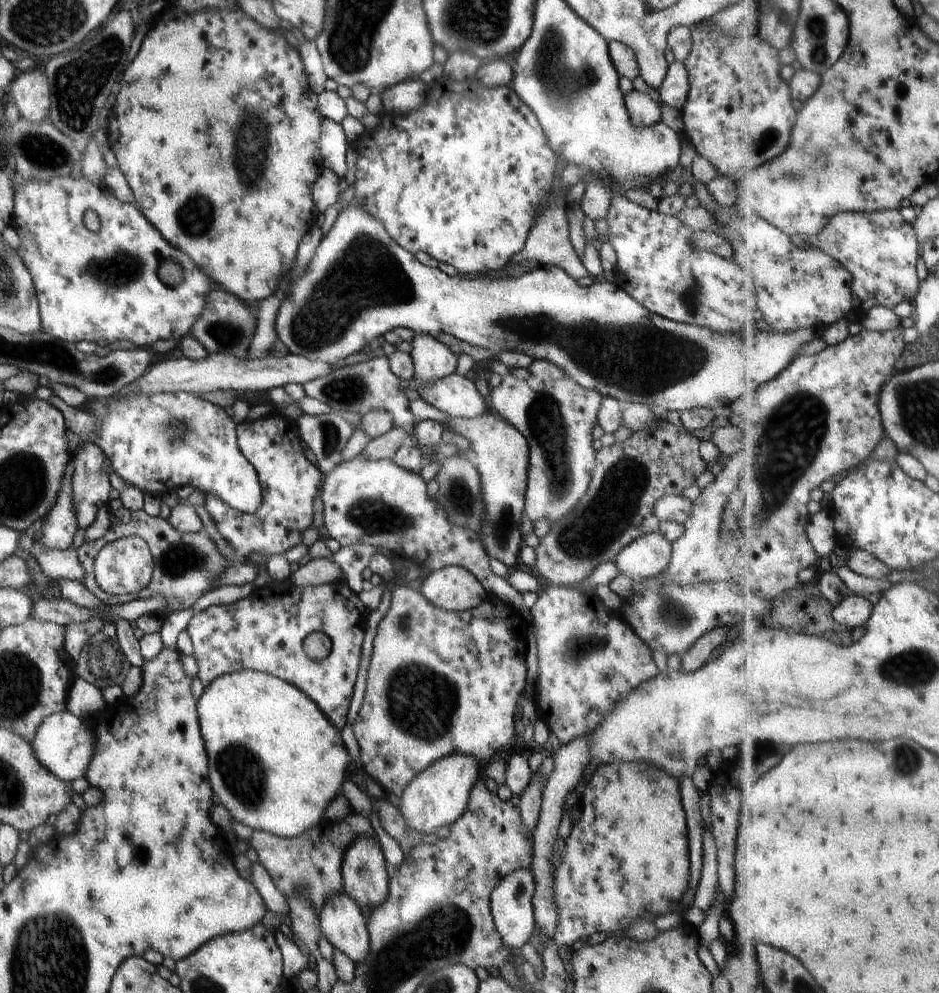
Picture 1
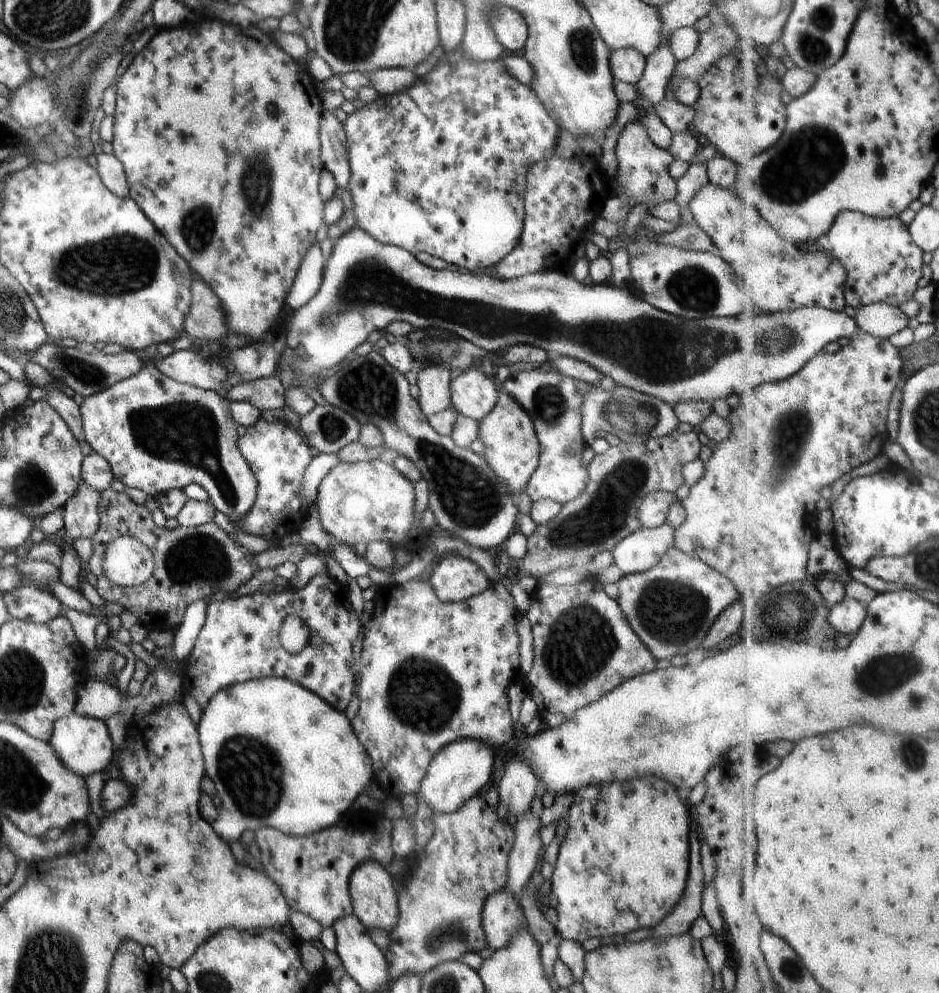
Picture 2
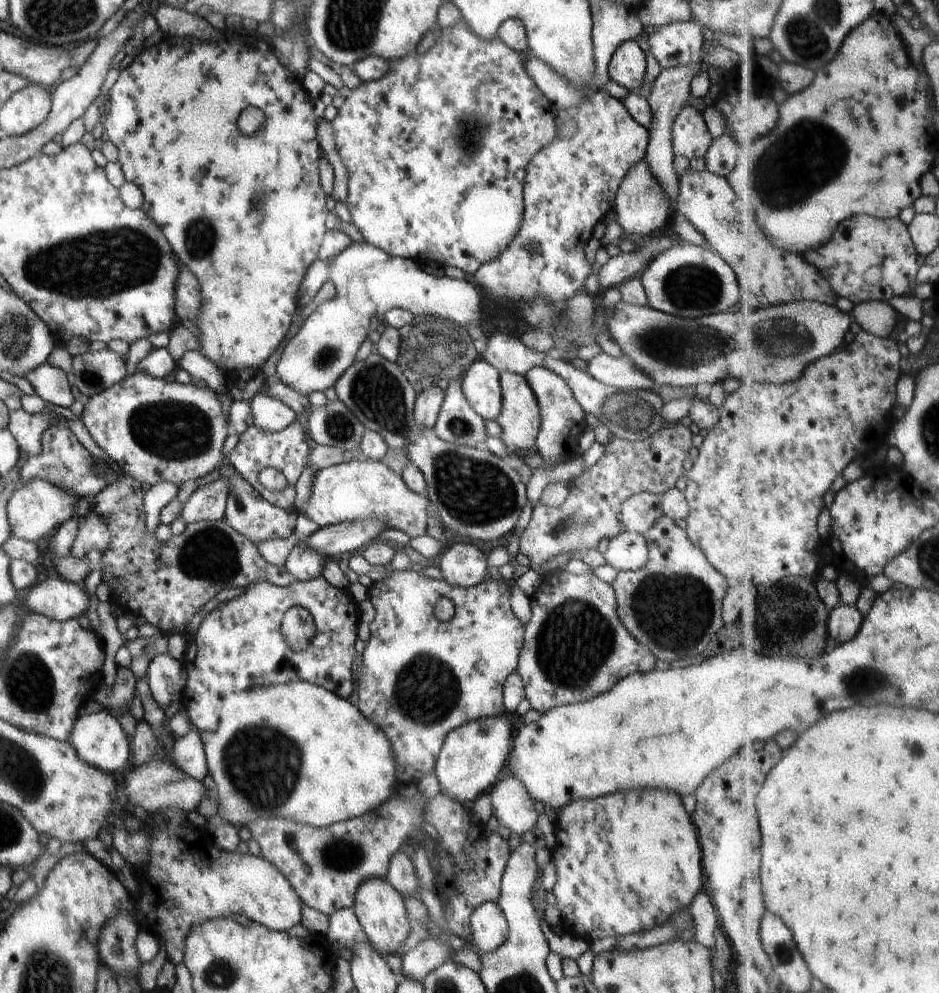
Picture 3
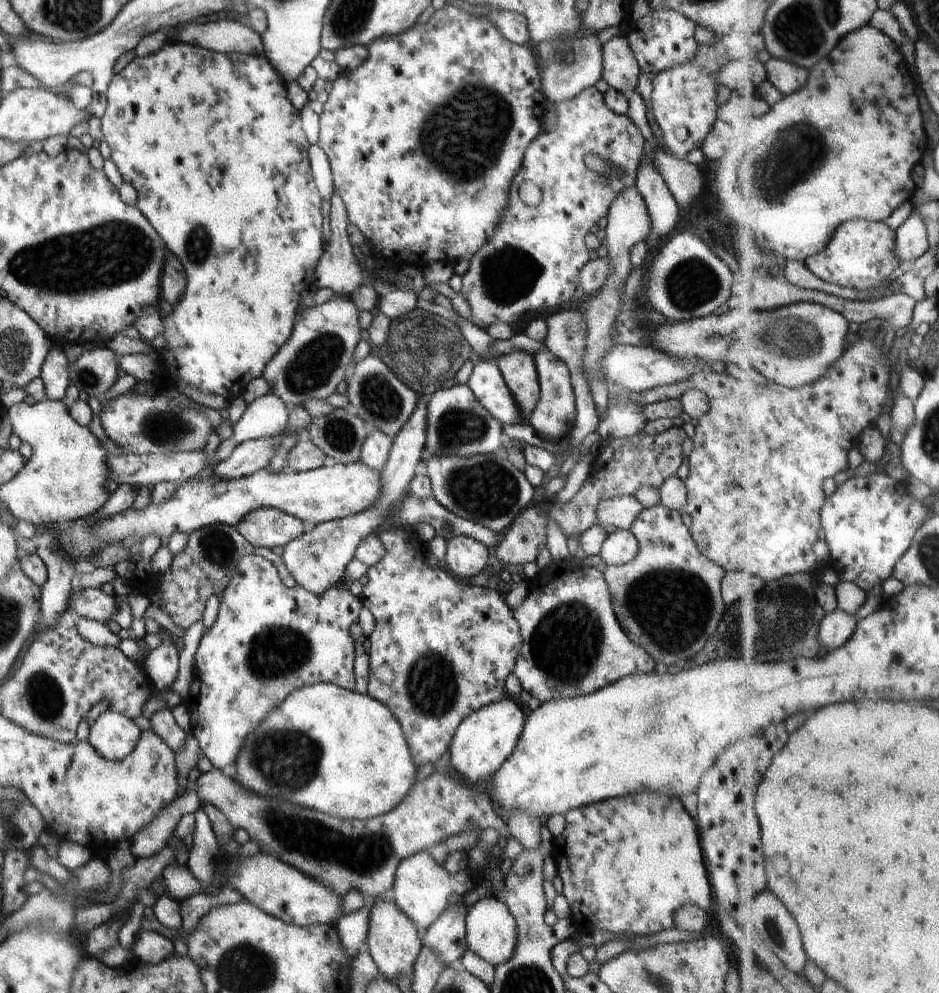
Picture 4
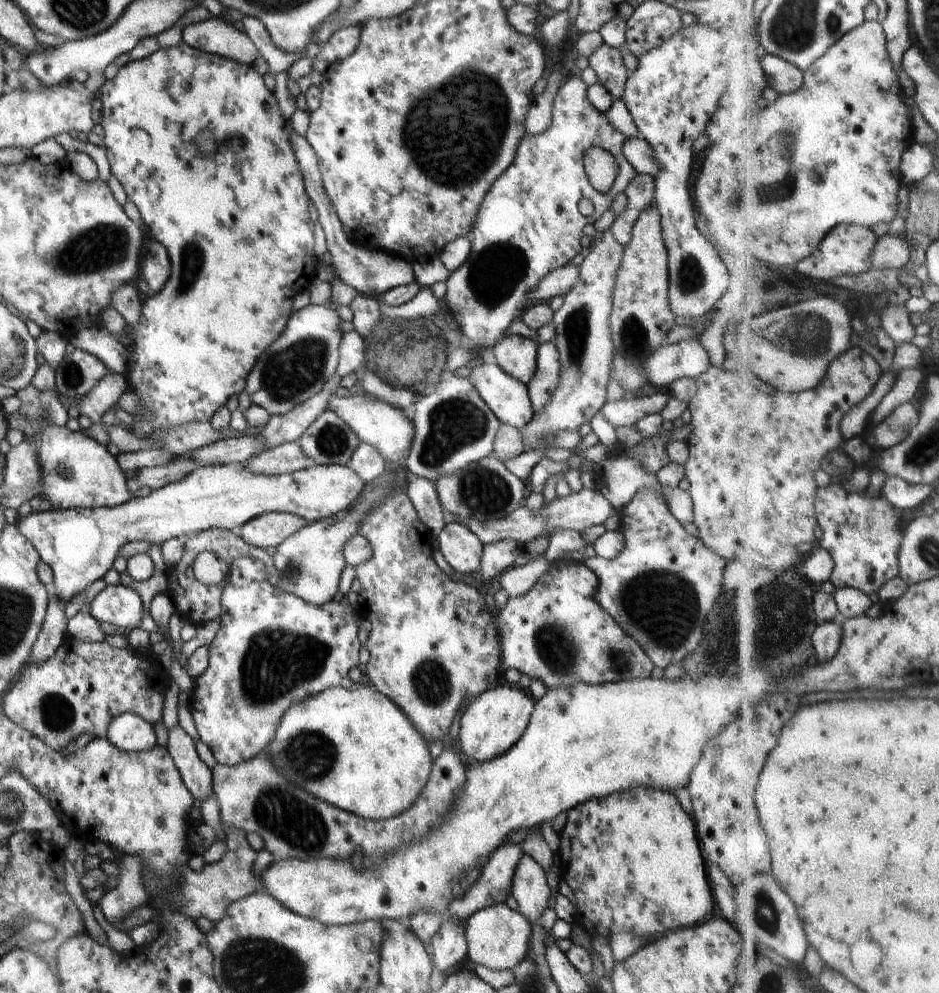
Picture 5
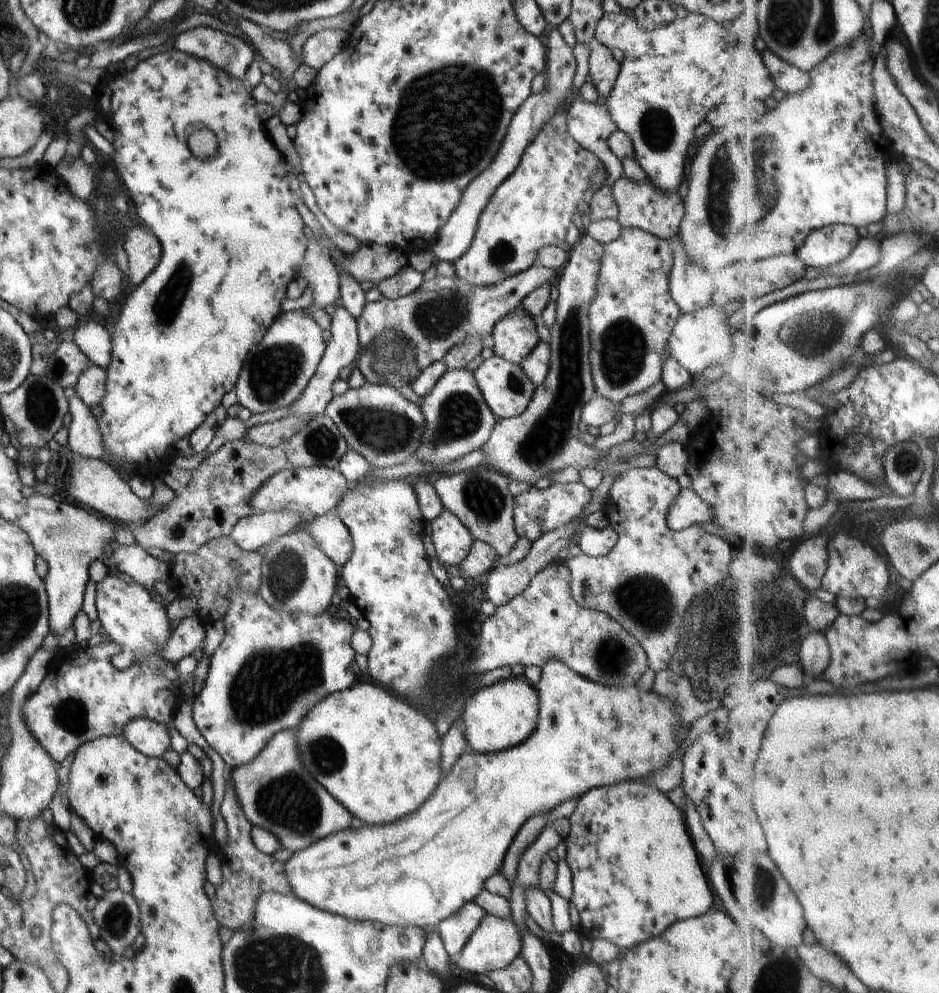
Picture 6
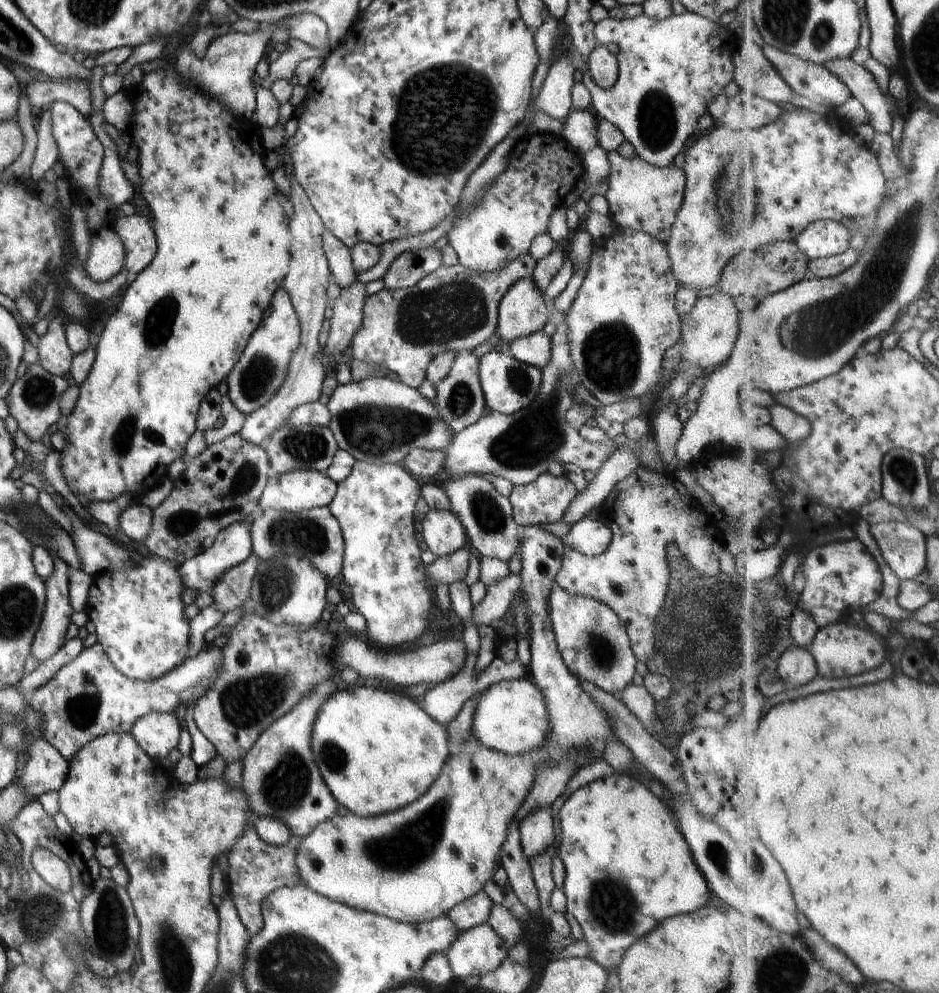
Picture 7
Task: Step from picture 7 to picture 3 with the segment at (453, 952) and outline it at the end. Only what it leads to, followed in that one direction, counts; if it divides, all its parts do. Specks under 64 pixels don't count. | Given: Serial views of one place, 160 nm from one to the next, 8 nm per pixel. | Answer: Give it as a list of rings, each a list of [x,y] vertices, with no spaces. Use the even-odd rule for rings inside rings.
[[[484,902],[478,905],[470,919],[473,944],[484,953],[500,948],[509,935],[507,918],[498,903]]]

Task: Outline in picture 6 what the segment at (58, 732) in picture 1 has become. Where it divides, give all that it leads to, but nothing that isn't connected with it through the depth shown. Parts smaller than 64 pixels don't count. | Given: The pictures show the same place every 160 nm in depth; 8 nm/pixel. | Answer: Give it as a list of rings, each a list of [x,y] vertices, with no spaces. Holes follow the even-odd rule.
[[[135,718],[124,724],[122,736],[147,757],[162,757],[171,748],[168,727],[150,719]]]

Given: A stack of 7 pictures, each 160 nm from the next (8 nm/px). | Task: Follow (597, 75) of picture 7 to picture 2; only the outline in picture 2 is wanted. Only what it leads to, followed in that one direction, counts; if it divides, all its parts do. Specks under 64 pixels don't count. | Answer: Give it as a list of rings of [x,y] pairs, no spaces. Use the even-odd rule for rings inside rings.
[[[614,49],[609,52],[609,63],[616,80],[636,84],[644,74],[646,56],[634,49]]]

